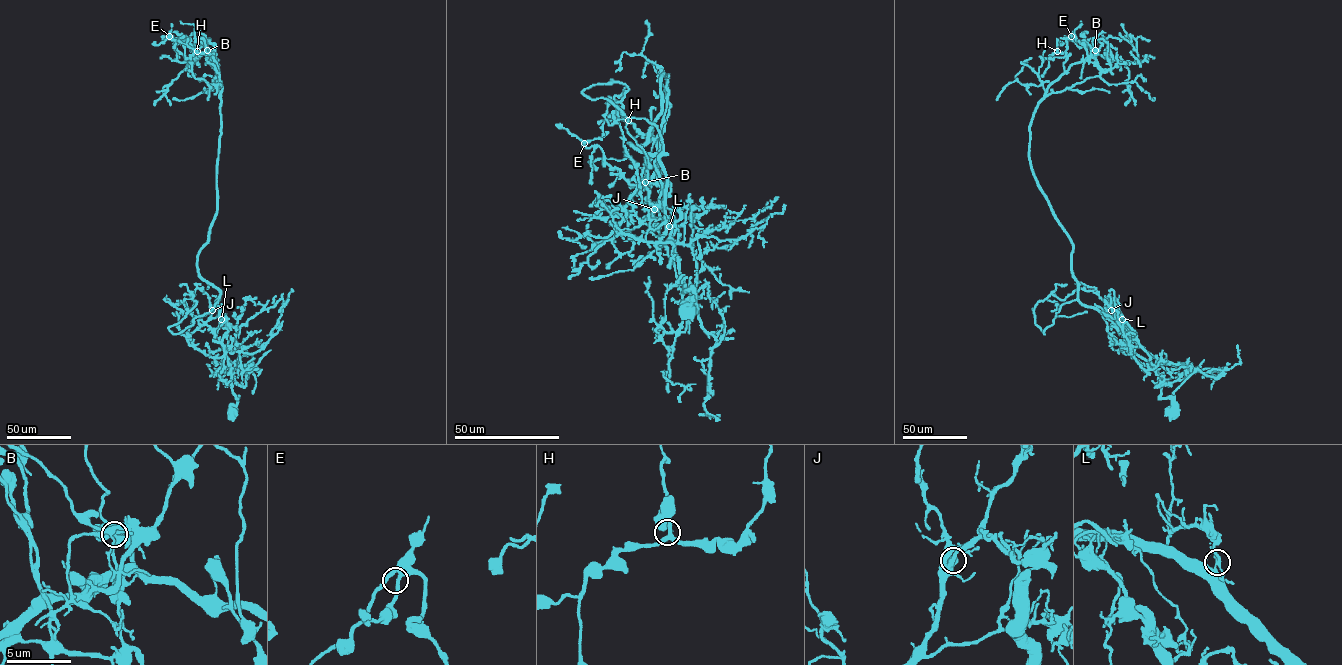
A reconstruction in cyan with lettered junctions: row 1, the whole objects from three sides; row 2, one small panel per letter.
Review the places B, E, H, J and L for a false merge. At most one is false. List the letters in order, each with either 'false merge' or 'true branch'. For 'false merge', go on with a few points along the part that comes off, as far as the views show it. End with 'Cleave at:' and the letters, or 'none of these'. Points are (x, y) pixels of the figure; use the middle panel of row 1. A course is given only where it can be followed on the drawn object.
B: false merge; course (645, 182), (660, 187), (659, 207), (650, 205), (655, 202), (645, 203), (651, 185)
E: true branch
H: true branch
J: true branch
L: true branch
Cleave at: B

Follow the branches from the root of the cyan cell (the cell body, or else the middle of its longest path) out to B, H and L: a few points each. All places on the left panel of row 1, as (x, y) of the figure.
B: (232, 412), (230, 366), (213, 340), (220, 291), (197, 267), (217, 211), (221, 133), (222, 86), (207, 50)
H: (232, 412), (230, 366), (213, 340), (220, 291), (197, 267), (217, 211), (222, 86), (215, 58), (197, 51)
L: (232, 412), (238, 398), (232, 388), (230, 366), (224, 346), (213, 340), (221, 319)

